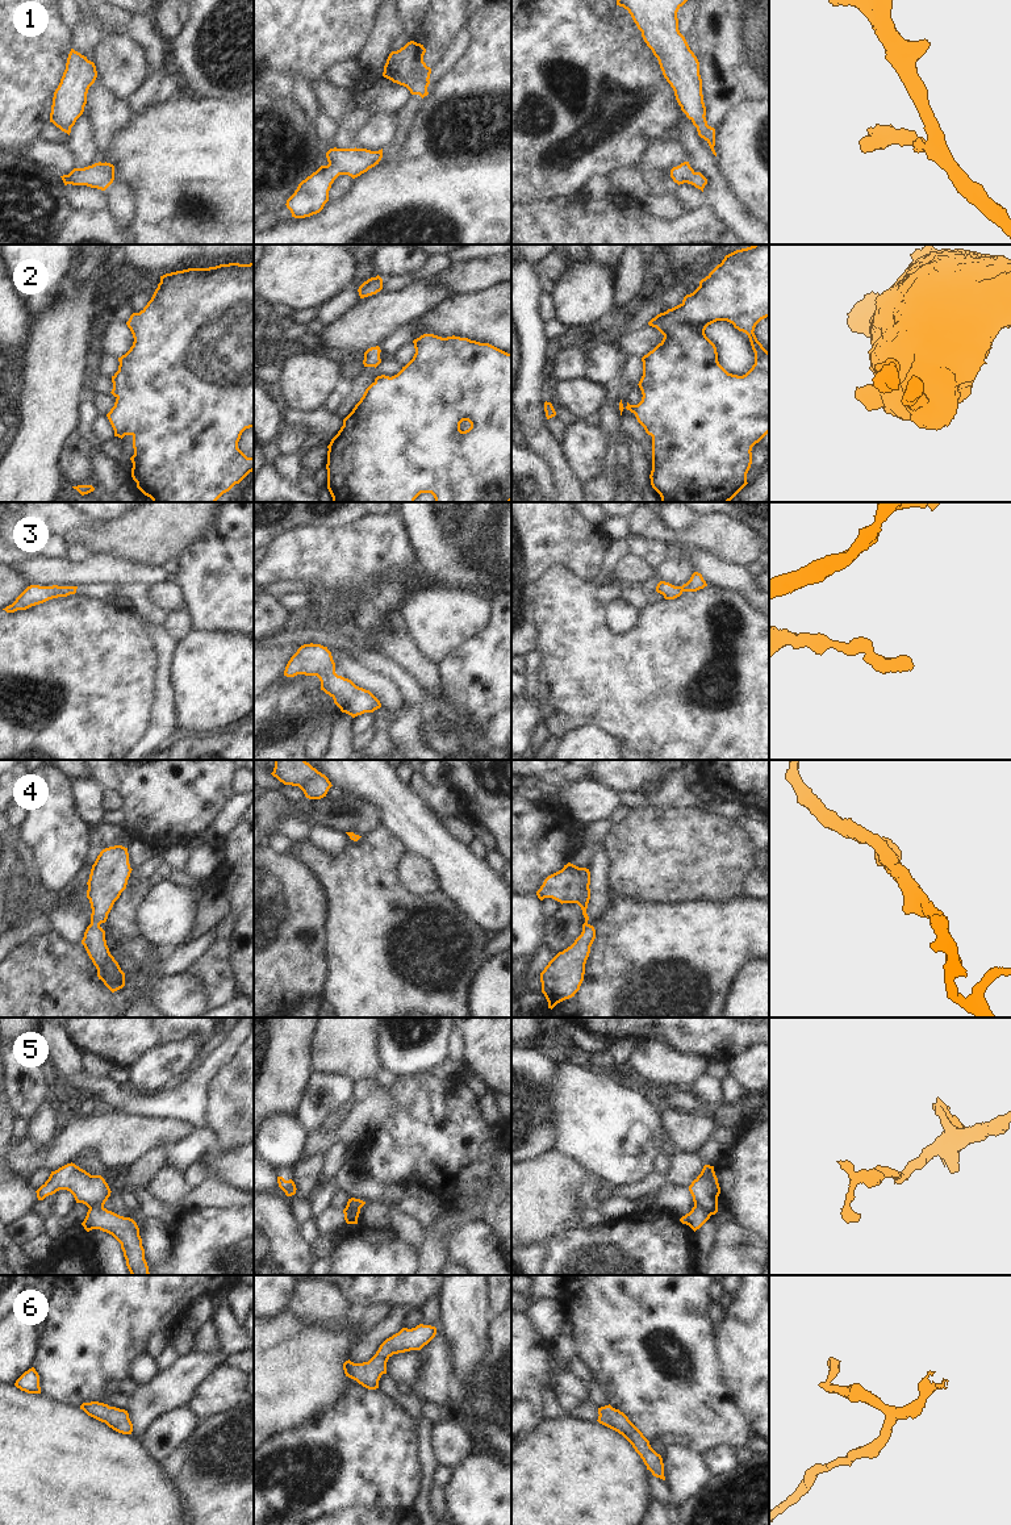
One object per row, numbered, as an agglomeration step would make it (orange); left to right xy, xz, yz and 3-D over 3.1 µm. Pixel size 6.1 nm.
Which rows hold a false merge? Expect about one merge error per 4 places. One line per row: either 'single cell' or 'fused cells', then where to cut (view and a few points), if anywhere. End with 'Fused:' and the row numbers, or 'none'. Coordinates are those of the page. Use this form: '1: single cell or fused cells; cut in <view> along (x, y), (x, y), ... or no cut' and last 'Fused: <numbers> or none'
1: single cell; no cut
2: single cell; no cut
3: single cell; no cut
4: single cell; no cut
5: fused cells; cut in yz along (694, 1204), (710, 1215)
6: single cell; no cut
Fused: 5

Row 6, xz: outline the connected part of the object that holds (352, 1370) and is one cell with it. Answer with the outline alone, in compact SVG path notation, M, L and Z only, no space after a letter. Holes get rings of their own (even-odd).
M419 1324L411 1329L402 1328L398 1333L387 1338L368 1362L346 1361L343 1363L344 1374L368 1390L376 1390L381 1375L387 1374L387 1362L393 1354L421 1350L435 1334L436 1328L431 1325Z

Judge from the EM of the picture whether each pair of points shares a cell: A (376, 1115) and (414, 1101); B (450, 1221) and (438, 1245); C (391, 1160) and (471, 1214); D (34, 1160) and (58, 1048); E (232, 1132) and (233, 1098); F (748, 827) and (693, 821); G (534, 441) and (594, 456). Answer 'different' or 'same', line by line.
A: different
B: same
C: different
D: different
E: same
F: different
G: different

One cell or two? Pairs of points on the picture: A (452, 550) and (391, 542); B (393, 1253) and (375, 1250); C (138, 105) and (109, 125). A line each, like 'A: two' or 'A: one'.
A: two
B: one
C: two

